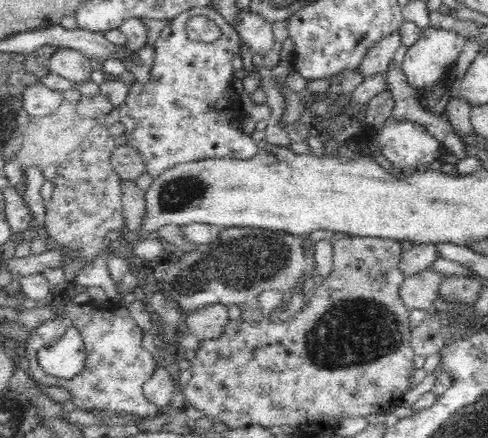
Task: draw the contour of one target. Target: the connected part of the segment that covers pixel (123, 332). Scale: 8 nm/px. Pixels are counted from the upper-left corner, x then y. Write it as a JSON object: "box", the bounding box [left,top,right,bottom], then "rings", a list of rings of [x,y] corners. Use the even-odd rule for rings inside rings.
{"box":[26,298,160,418],"rings":[[[86,298],[80,303],[74,303],[74,300],[70,299],[61,300],[58,302],[58,318],[48,320],[46,324],[34,329],[33,339],[26,347],[30,375],[46,386],[65,388],[72,394],[71,400],[76,408],[101,411],[110,415],[115,412],[128,412],[130,416],[159,418],[160,407],[148,401],[143,394],[143,384],[150,380],[156,370],[152,354],[142,344],[144,335],[144,330],[130,317],[129,309],[110,299],[91,301]],[[70,323],[80,329],[84,340],[86,358],[83,360],[83,369],[70,378],[48,375],[38,362],[38,351],[46,346],[54,346],[64,336]]]}

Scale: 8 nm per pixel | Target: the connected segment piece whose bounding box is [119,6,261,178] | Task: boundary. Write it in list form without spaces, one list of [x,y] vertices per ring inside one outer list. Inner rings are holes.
[[[211,6],[191,8],[159,34],[154,44],[154,65],[146,84],[134,82],[128,98],[119,106],[120,121],[126,127],[125,137],[144,157],[147,173],[152,178],[178,164],[204,159],[252,160],[261,150],[258,144],[239,128],[241,100],[228,97],[234,71],[232,62],[239,54],[241,38],[233,25]],[[194,16],[206,16],[222,30],[213,42],[192,40],[186,24]]]

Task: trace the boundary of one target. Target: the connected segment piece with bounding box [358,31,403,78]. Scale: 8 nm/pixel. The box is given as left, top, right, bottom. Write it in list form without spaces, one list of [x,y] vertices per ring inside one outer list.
[[[400,31],[387,34],[368,51],[358,70],[365,75],[365,78],[374,76],[374,74],[384,74],[384,72],[387,72],[398,48],[402,45]]]

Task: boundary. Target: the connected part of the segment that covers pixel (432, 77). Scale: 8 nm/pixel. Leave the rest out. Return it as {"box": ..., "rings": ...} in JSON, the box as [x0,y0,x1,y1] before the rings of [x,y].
{"box":[402,27,466,91],"rings":[[[426,27],[404,54],[402,69],[412,87],[421,91],[446,76],[460,56],[466,38],[453,30]]]}

